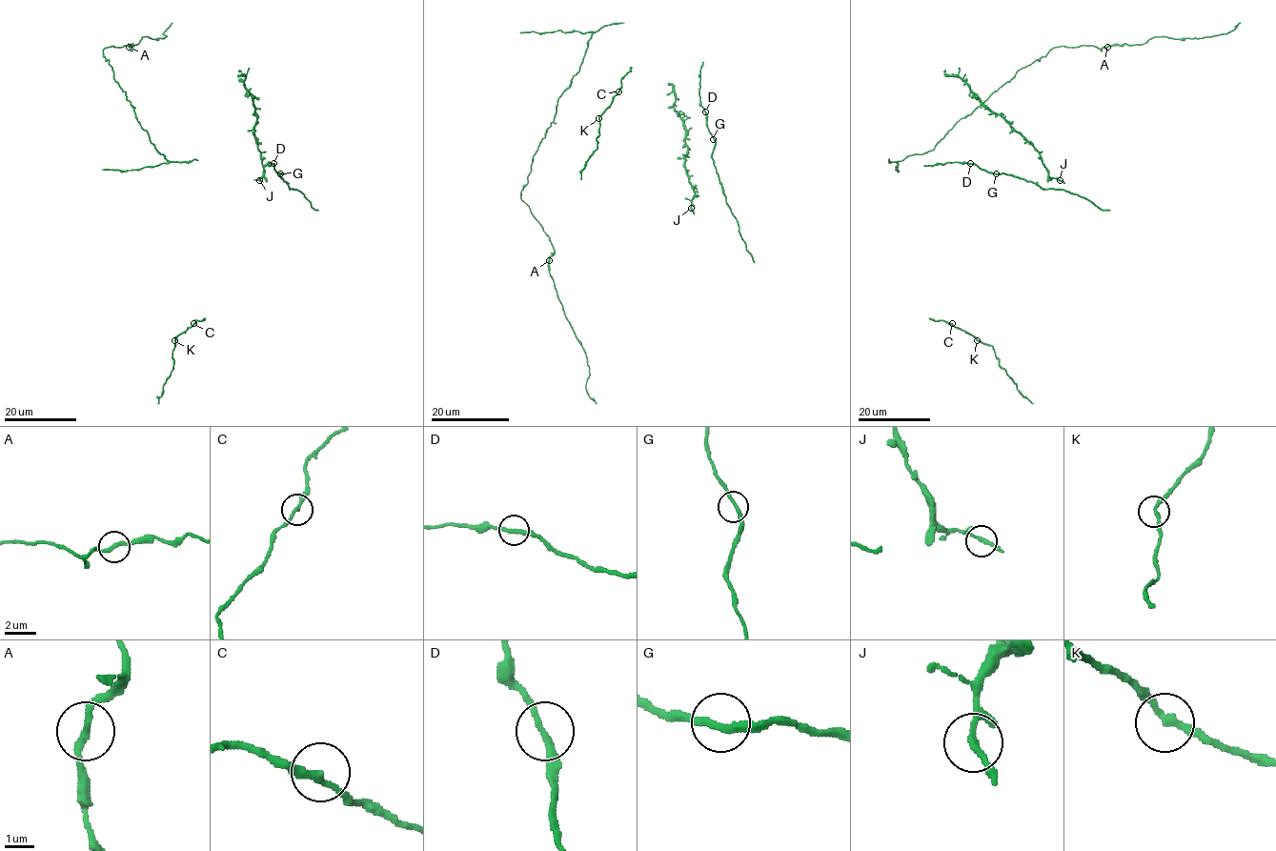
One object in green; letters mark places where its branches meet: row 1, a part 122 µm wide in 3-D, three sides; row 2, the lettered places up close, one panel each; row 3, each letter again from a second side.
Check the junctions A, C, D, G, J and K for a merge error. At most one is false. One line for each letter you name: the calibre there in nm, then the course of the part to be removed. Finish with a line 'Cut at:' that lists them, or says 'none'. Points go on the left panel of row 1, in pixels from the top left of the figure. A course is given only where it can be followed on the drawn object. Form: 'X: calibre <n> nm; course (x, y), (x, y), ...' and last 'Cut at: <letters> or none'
A: calibre 240 nm; course (129, 47), (136, 45), (143, 36), (164, 38), (163, 34), (172, 22)
Cut at: A

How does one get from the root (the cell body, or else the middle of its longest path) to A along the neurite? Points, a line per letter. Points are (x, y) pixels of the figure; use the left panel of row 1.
A: (165, 158), (151, 143), (103, 56), (106, 48), (132, 49), (129, 47)

